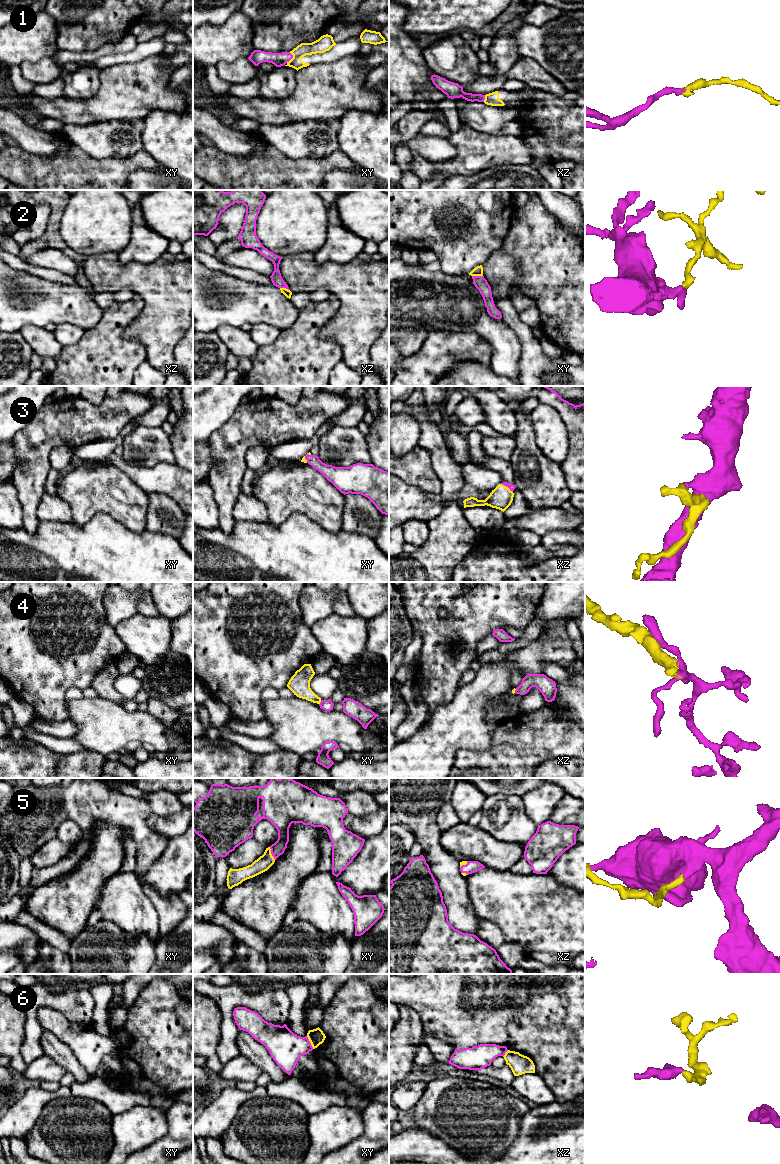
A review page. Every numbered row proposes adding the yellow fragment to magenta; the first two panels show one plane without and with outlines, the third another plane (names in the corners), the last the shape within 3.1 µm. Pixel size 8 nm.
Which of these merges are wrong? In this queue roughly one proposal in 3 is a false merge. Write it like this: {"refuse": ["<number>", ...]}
{"refuse": ["2", "4", "6"]}

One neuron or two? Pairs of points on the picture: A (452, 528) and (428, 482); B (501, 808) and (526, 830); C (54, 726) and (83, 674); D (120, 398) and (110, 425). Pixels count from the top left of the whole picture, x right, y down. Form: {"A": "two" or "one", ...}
{"A": "two", "B": "one", "C": "two", "D": "one"}

